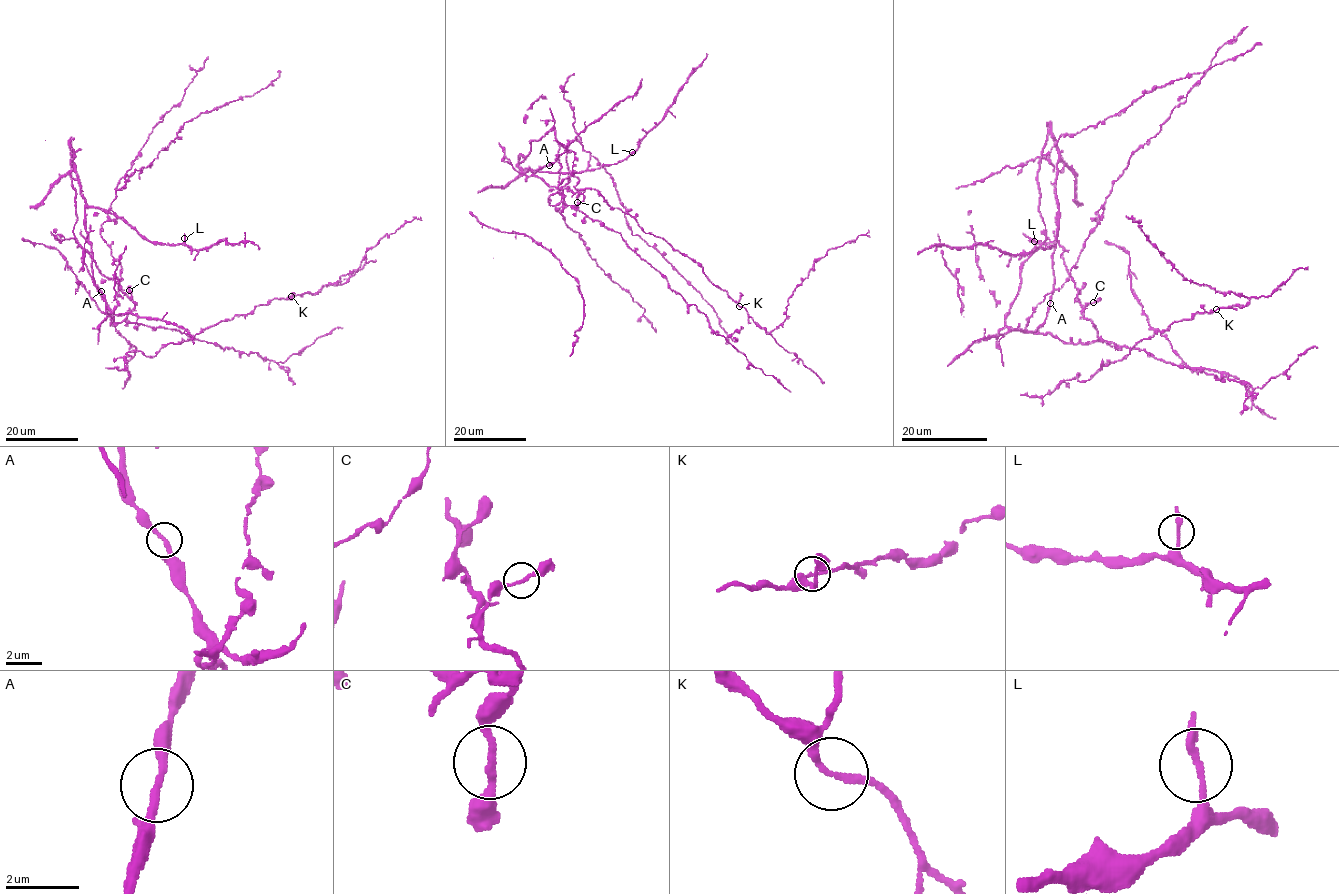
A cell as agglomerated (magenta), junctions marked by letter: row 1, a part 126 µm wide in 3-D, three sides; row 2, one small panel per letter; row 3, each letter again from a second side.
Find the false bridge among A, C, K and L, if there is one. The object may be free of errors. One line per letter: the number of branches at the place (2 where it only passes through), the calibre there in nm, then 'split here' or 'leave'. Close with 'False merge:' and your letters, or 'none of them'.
A: 2 branches meet; 220 nm thick; leave
C: 2 branches meet; 190 nm thick; leave
K: 2 branches meet; 190 nm thick; leave
L: 2 branches meet; 190 nm thick; leave
False merge: none of them

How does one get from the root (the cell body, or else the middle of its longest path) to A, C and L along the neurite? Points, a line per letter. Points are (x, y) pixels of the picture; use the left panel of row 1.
A: (110, 313), (101, 290)
C: (110, 313), (113, 318), (110, 325), (123, 320), (135, 306), (130, 290)
L: (110, 313), (93, 277), (86, 208), (100, 207), (121, 217), (152, 242), (181, 244), (184, 238)

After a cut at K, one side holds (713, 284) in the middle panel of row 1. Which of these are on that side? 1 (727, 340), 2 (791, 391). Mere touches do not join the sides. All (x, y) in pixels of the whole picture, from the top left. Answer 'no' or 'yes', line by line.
1: yes
2: yes

